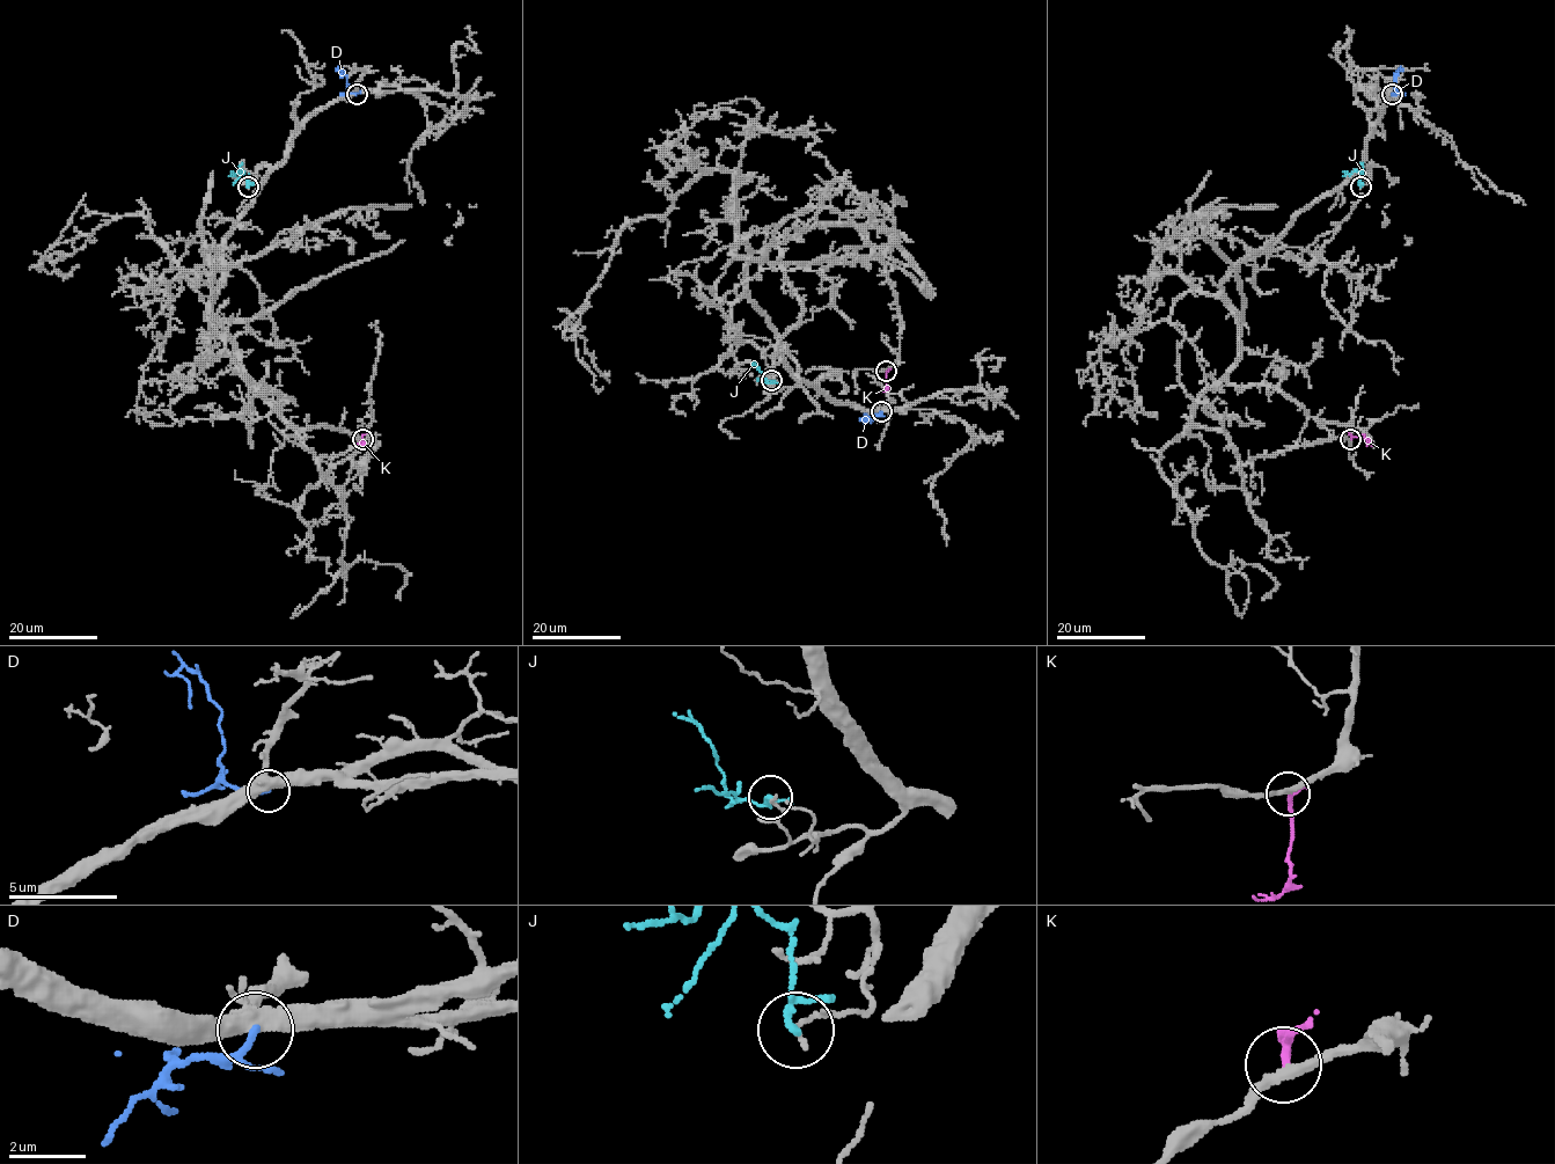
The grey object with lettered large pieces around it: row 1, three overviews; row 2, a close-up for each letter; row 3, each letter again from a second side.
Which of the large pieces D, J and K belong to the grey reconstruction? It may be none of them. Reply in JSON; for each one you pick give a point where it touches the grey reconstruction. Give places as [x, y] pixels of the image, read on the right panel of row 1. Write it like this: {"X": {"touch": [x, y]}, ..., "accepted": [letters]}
{"K": {"touch": [1350, 439]}, "accepted": ["K"]}

